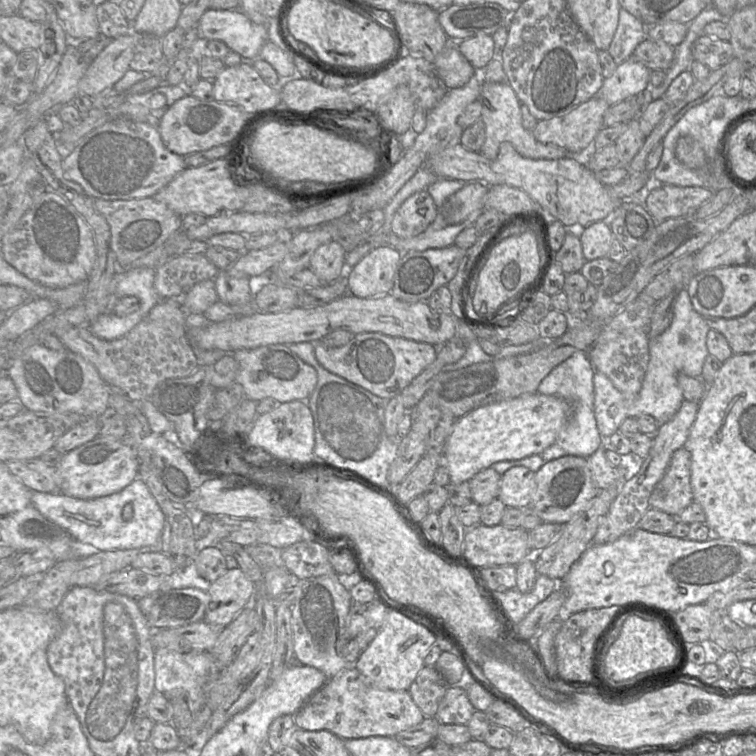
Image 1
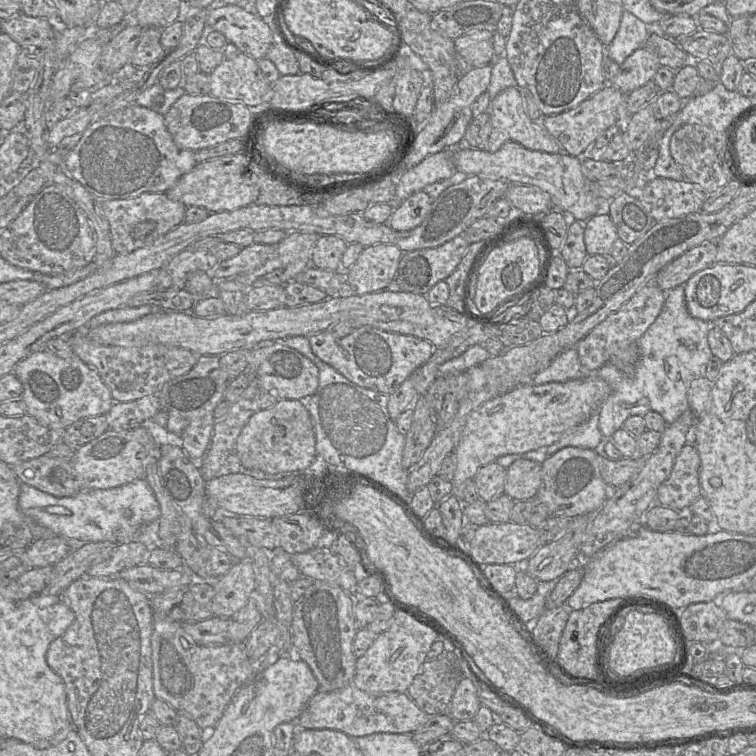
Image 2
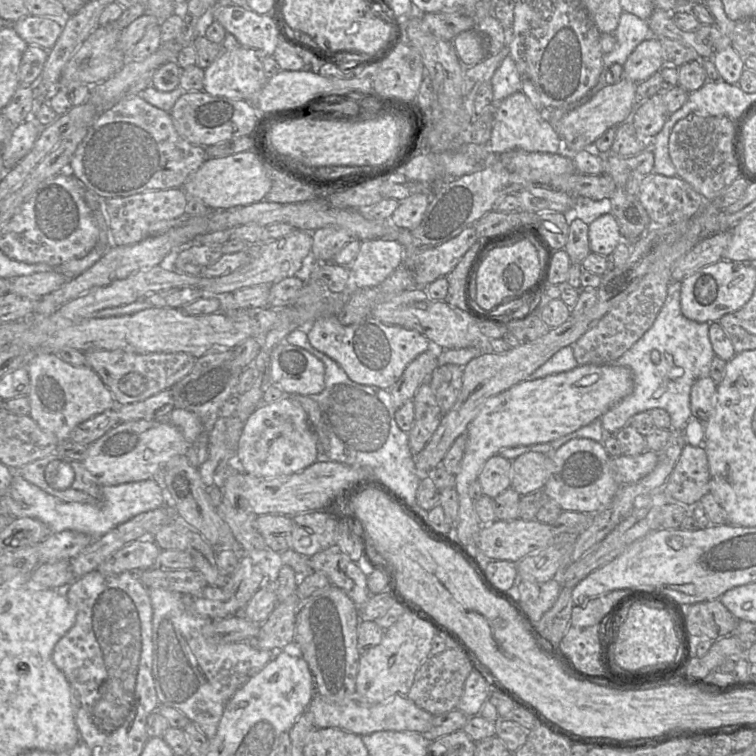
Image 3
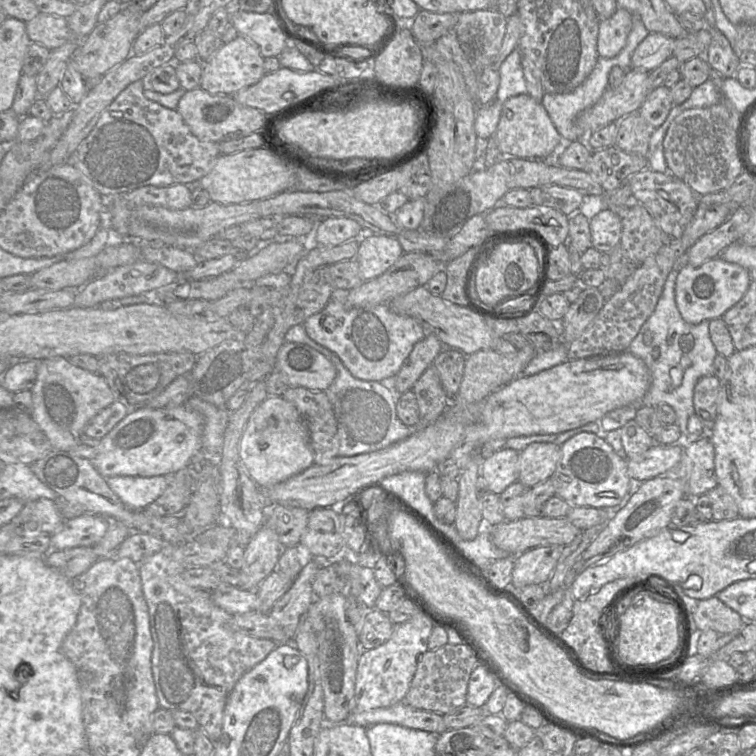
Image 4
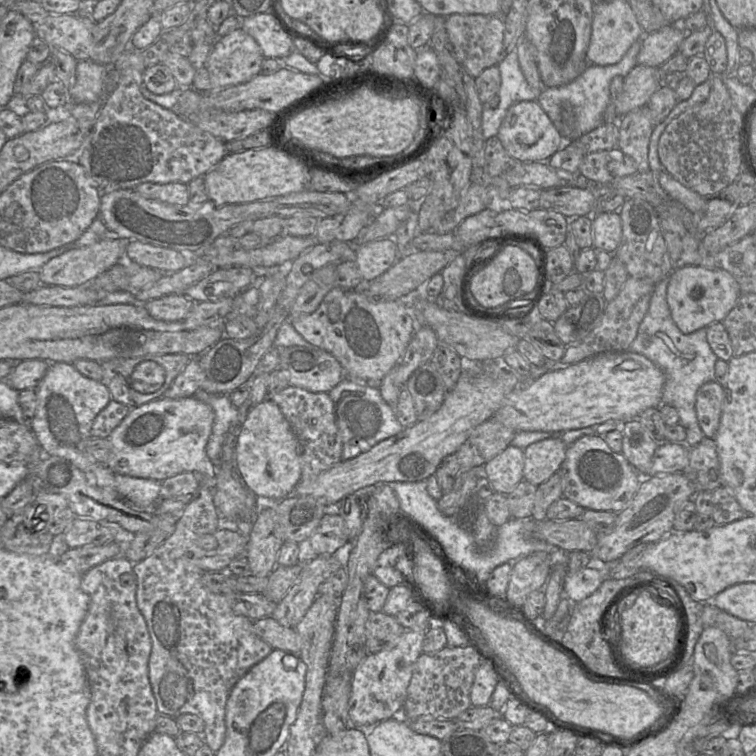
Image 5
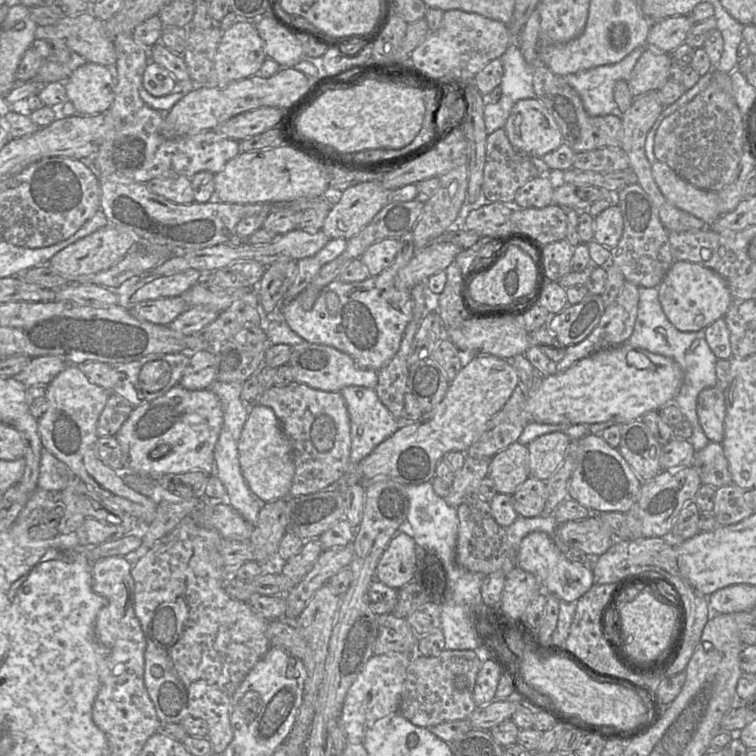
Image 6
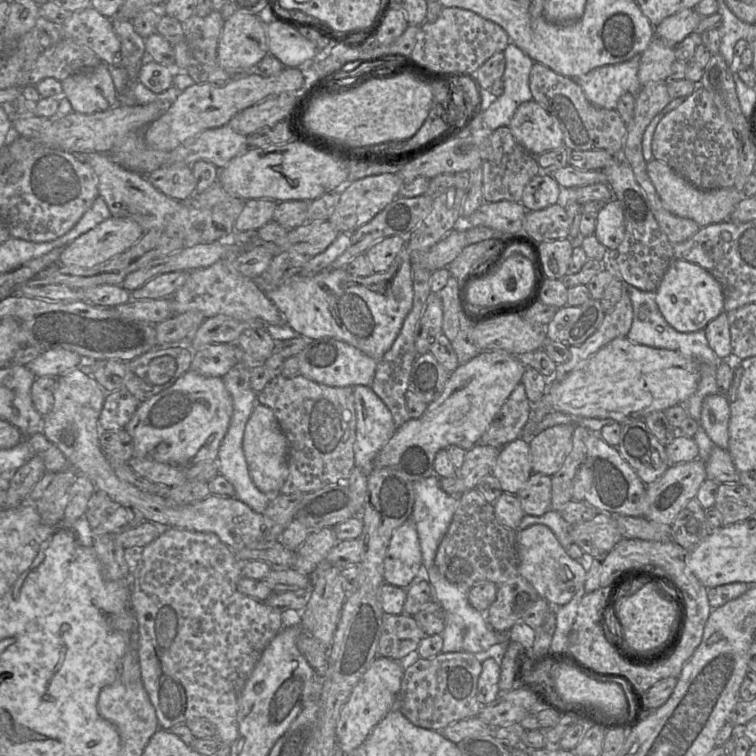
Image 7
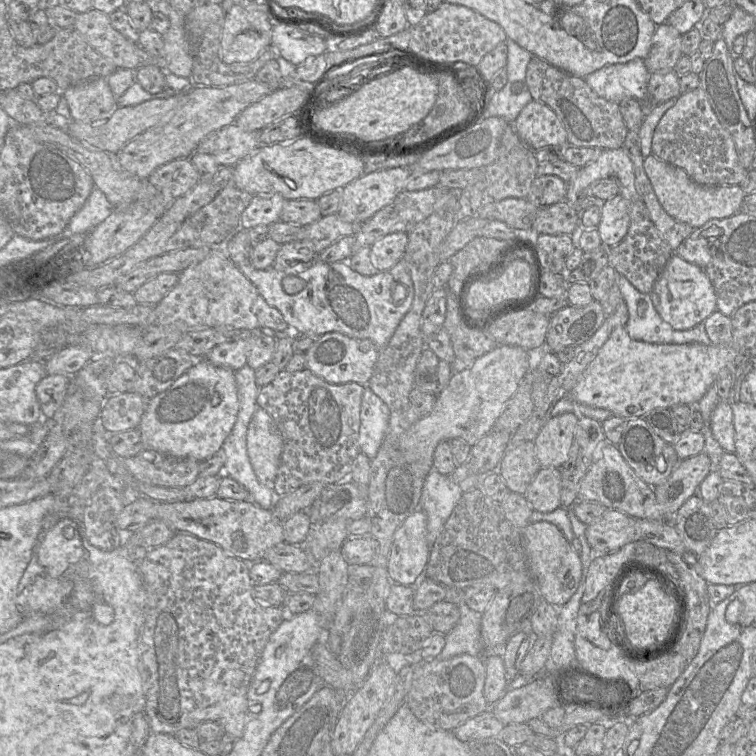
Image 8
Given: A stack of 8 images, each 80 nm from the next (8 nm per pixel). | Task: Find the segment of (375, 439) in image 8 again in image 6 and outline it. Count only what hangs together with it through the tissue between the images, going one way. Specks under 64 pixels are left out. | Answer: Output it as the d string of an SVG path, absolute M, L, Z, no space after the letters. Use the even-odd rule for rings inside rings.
M347 386L340 390L350 417L351 451L350 464L357 465L368 456L380 443L393 435L401 423L379 399L375 389L363 386Z

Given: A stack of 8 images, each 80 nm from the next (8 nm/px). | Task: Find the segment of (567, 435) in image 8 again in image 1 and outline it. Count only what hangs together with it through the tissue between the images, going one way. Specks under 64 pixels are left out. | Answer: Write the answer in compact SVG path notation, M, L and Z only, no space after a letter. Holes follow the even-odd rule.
M524 466L508 469L501 478L498 499L506 507L524 508L536 492L535 472Z

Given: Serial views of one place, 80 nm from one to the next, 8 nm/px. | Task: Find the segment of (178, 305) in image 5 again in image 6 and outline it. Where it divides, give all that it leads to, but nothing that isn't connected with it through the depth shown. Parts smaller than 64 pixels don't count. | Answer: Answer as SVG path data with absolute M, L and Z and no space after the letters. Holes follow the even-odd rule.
M184 294L177 297L142 301L127 306L128 312L134 318L164 326L168 326L187 308Z

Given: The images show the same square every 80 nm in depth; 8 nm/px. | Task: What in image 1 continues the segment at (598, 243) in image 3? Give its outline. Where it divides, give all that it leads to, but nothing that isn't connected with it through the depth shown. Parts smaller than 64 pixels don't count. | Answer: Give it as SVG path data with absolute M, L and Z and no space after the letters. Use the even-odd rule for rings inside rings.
M598 221L585 226L580 237L585 260L608 257L612 239L613 233L608 221Z

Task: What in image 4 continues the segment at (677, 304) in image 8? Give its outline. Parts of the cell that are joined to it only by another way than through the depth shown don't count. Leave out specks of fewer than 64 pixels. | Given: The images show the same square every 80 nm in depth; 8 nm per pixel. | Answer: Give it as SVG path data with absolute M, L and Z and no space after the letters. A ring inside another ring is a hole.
M717 257L699 267L681 265L675 287L675 300L682 318L689 324L721 318L737 304L752 282L751 274L744 267Z

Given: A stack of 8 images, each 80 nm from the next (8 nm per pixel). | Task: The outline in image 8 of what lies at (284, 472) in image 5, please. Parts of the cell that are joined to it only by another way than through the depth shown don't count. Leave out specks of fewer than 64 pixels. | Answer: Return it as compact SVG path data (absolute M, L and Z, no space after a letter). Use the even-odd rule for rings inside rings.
M257 407L248 425L247 453L252 468L263 485L274 489L274 480L283 450L283 440L267 411Z

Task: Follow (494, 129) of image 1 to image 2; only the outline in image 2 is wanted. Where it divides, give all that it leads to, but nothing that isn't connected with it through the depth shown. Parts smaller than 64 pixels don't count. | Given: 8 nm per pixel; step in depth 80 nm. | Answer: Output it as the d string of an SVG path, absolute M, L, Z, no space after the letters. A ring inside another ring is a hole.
M508 87L492 98L487 112L492 128L485 151L494 153L507 142L516 142L529 150L552 154L563 152L560 144L549 134L542 122L533 121L528 117L522 92L518 87Z

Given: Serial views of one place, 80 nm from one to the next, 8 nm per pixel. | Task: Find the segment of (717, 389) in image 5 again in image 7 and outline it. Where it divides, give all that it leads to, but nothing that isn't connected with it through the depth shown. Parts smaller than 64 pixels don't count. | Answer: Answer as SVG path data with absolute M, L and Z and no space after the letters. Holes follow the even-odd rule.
M711 394L704 398L701 408L701 425L716 446L728 448L730 407L727 398Z

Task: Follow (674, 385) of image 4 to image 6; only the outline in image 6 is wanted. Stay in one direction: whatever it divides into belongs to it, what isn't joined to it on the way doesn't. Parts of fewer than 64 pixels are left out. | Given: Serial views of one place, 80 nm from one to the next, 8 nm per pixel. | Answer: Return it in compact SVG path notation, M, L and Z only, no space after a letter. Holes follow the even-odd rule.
M638 287L639 304L633 333L627 343L633 347L642 348L652 353L669 357L676 361L683 372L683 383L674 401L693 428L693 434L688 439L695 452L702 450L710 440L705 435L697 415L697 399L699 393L717 385L715 356L706 341L705 330L682 332L667 318L659 301L658 287Z

